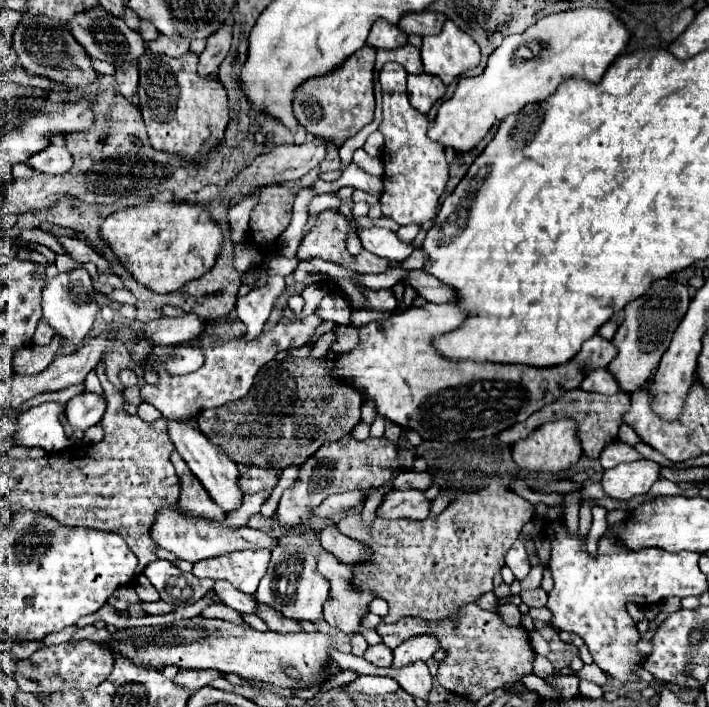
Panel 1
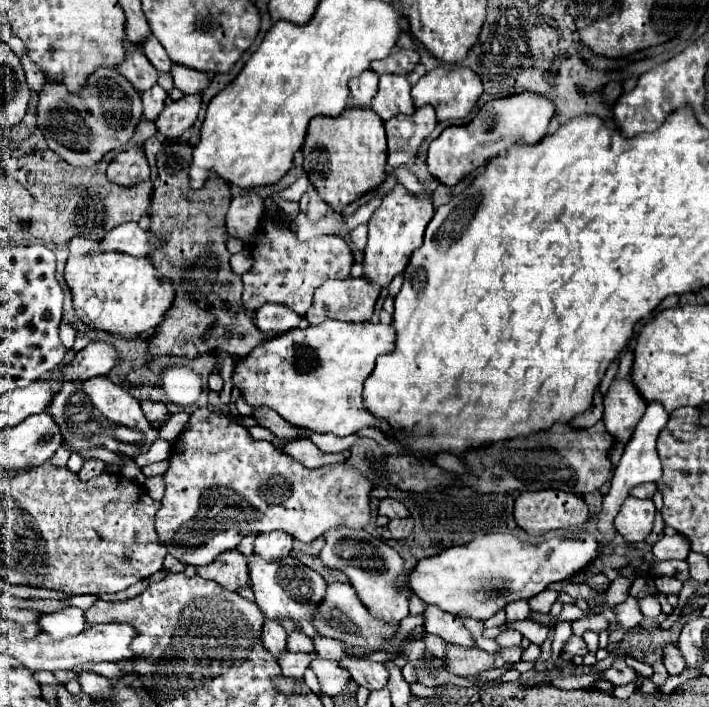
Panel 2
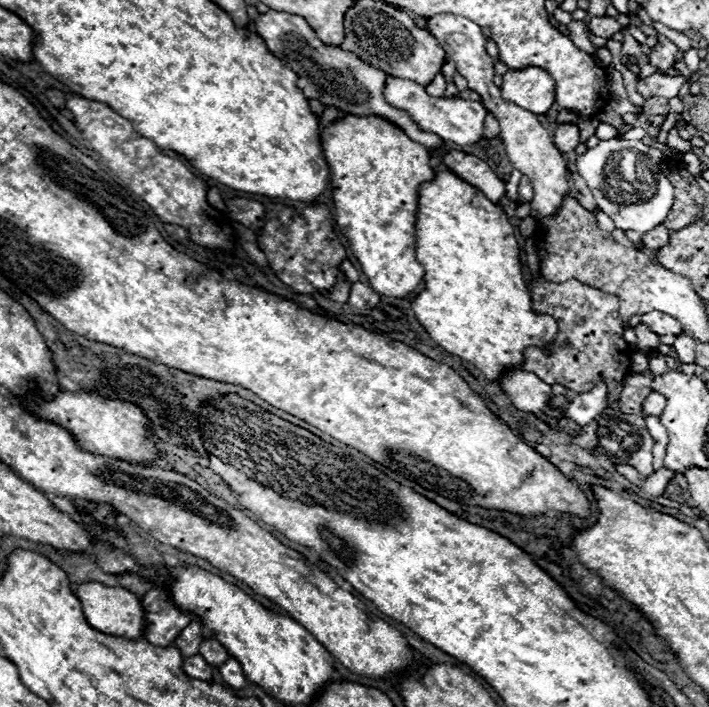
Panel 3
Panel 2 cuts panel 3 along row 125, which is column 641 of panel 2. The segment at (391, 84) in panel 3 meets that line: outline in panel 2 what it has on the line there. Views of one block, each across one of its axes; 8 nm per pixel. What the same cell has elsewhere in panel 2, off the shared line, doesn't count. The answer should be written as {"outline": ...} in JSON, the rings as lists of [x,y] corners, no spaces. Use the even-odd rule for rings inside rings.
{"outline":[[[650,402],[644,416],[640,418],[630,442],[626,444],[626,450],[624,450],[624,456],[620,460],[620,464],[616,466],[614,470],[614,476],[612,476],[612,486],[610,486],[610,492],[604,496],[604,506],[602,506],[602,512],[600,512],[600,522],[598,522],[598,528],[602,532],[602,542],[610,542],[616,534],[616,528],[612,524],[614,516],[618,514],[622,502],[628,498],[630,490],[638,484],[644,484],[644,482],[658,482],[662,478],[662,466],[660,466],[660,458],[658,458],[658,452],[656,452],[656,438],[660,434],[660,430],[666,426],[670,414],[664,410],[662,404],[658,402]]]}

